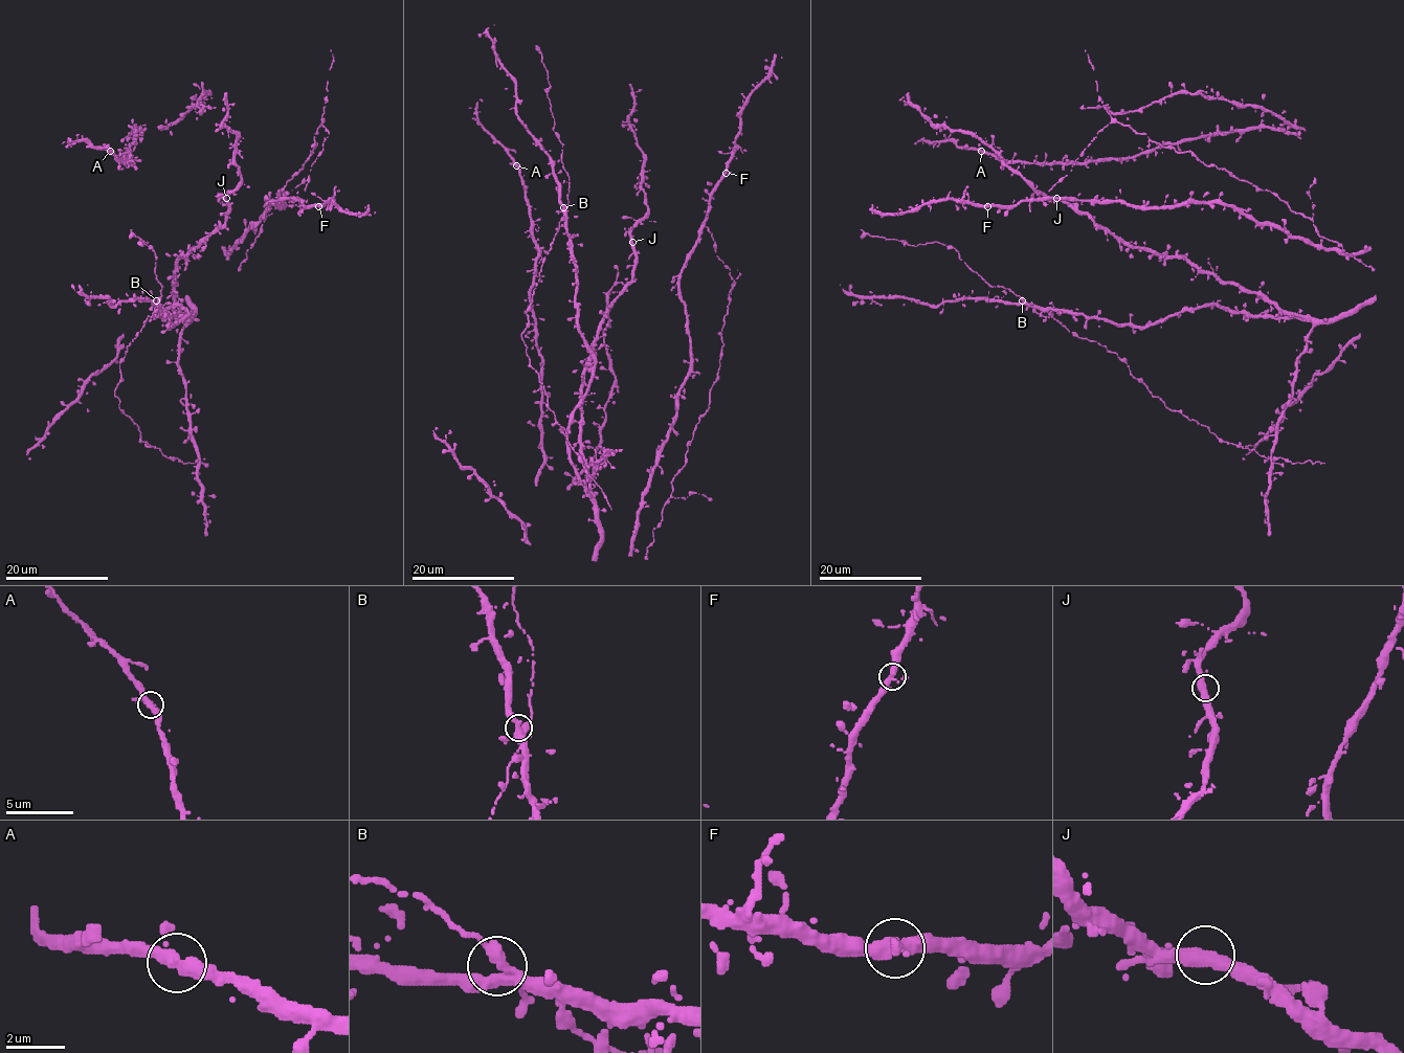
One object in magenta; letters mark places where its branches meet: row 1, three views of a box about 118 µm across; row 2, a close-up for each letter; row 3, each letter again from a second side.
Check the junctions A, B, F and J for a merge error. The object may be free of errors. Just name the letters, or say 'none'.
none

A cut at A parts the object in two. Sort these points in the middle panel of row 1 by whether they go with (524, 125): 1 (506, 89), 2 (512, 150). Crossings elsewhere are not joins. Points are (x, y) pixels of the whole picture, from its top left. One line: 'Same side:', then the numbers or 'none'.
Same side: 1

